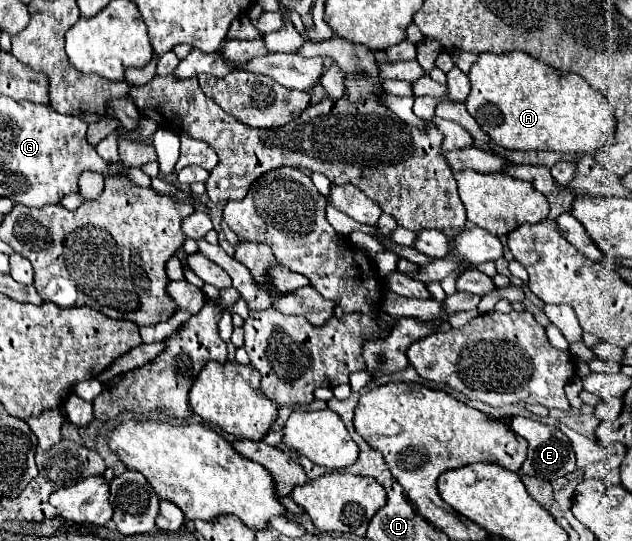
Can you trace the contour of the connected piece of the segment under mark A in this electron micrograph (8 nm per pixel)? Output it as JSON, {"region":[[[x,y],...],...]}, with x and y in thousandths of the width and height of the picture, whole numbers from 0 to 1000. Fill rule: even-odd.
{"region":[[[809,94],[799,102],[761,98],[742,131],[745,172],[739,179],[739,205],[755,231],[793,272],[805,275],[862,275],[891,283],[941,283],[973,250],[973,216],[967,194],[935,157],[907,135],[881,131],[828,94]]]}

